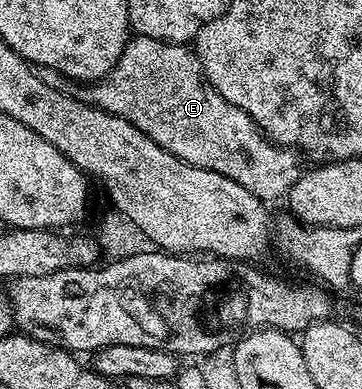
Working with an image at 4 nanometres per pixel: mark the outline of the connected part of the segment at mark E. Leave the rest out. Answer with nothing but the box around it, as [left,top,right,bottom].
[82,35,302,201]

